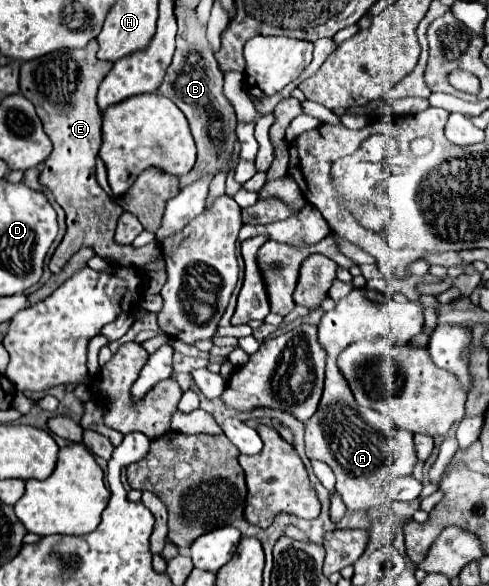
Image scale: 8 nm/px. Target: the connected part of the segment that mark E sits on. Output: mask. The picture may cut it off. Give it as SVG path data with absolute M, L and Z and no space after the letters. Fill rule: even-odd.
M91 41L85 49L63 49L21 65L21 95L35 105L37 115L43 121L43 129L53 143L53 151L43 161L39 171L39 183L53 193L55 201L67 215L67 233L51 257L51 273L59 273L69 257L83 247L91 247L95 255L121 267L141 269L161 257L159 243L134 248L131 245L117 245L113 239L115 225L123 209L115 205L95 181L95 159L101 147L101 111L95 103L95 95L113 65L99 61L95 53L97 41Z

